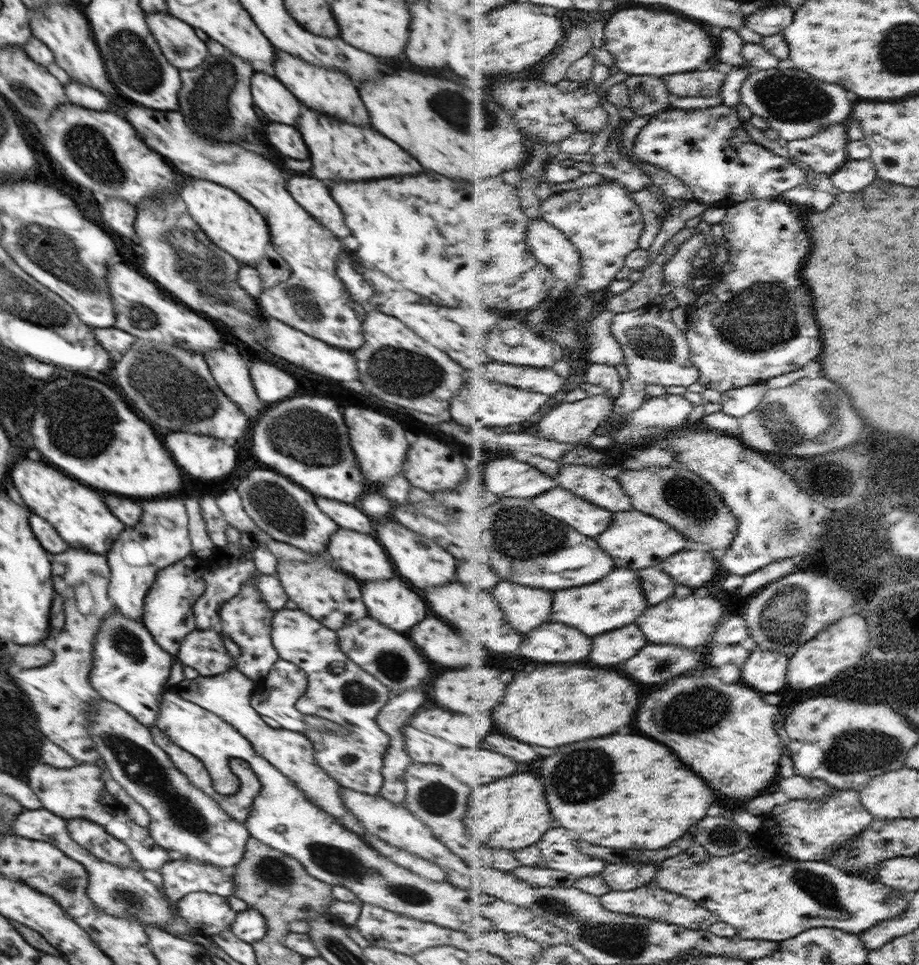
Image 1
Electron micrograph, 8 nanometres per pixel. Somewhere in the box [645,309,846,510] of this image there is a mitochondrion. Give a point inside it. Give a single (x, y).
(772, 416)

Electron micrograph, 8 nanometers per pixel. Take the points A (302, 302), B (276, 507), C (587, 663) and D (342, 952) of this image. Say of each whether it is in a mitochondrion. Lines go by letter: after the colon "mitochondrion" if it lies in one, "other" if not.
A: mitochondrion
B: mitochondrion
C: other
D: mitochondrion

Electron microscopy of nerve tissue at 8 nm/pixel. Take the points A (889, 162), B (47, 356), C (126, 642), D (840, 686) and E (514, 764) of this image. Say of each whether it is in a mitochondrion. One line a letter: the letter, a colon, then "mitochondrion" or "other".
A: other
B: other
C: mitochondrion
D: other
E: other

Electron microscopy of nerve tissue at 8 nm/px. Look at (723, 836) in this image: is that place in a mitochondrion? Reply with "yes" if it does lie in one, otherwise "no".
yes

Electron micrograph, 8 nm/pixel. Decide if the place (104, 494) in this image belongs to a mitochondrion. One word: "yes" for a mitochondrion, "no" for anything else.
no

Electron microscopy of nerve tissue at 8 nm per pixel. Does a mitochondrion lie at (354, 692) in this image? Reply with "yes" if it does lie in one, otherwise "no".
yes

